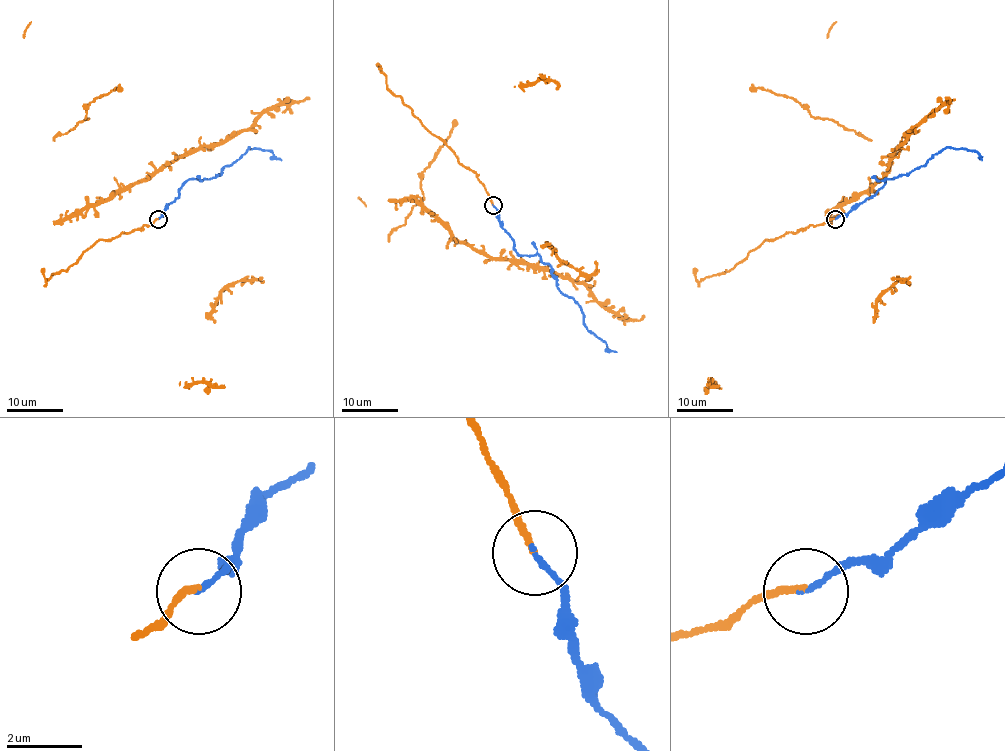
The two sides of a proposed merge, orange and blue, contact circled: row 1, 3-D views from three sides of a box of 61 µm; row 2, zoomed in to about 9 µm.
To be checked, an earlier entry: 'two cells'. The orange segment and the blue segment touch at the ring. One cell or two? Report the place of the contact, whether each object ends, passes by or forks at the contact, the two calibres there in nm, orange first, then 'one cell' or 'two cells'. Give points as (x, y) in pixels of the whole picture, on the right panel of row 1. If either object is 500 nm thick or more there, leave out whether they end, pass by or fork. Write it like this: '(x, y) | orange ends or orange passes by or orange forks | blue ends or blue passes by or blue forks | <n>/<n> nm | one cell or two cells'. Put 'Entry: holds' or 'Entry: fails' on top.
Entry: fails
(835, 219) | orange ends | blue ends | 170/140 nm | one cell

